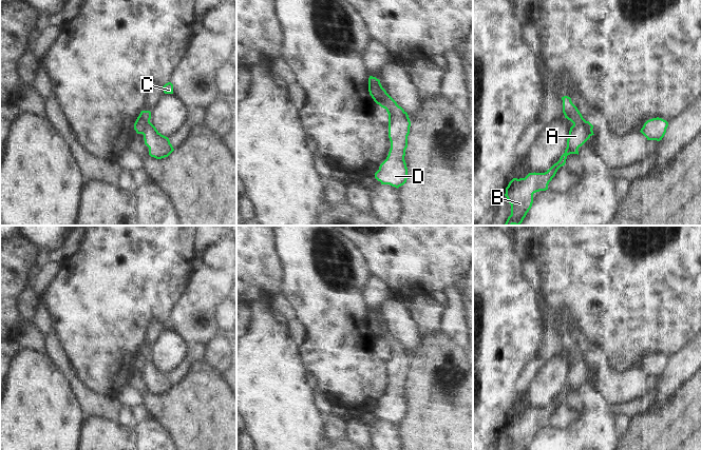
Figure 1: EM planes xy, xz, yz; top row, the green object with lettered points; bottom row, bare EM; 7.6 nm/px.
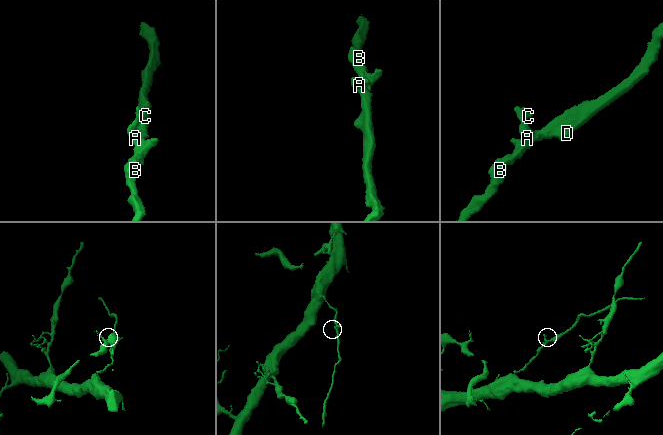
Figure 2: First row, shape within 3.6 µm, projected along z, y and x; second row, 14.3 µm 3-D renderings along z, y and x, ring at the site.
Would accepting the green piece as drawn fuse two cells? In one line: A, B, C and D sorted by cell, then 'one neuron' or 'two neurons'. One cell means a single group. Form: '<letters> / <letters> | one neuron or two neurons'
A B D / C | two neurons

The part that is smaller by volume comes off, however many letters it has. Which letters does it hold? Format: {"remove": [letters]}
{"remove": ["C"]}

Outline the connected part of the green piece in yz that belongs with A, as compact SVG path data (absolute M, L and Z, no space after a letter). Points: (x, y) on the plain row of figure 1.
M585 357L580 360L573 360L569 367L569 373L567 375L567 384L565 389L561 392L560 396L554 399L545 409L529 409L525 414L513 414L506 424L506 430L509 439L511 441L511 450L527 450L533 439L533 430L539 427L548 426L548 420L555 412L557 406L565 402L567 392L570 390L579 391L579 384L582 383L593 370L593 361L589 357Z

